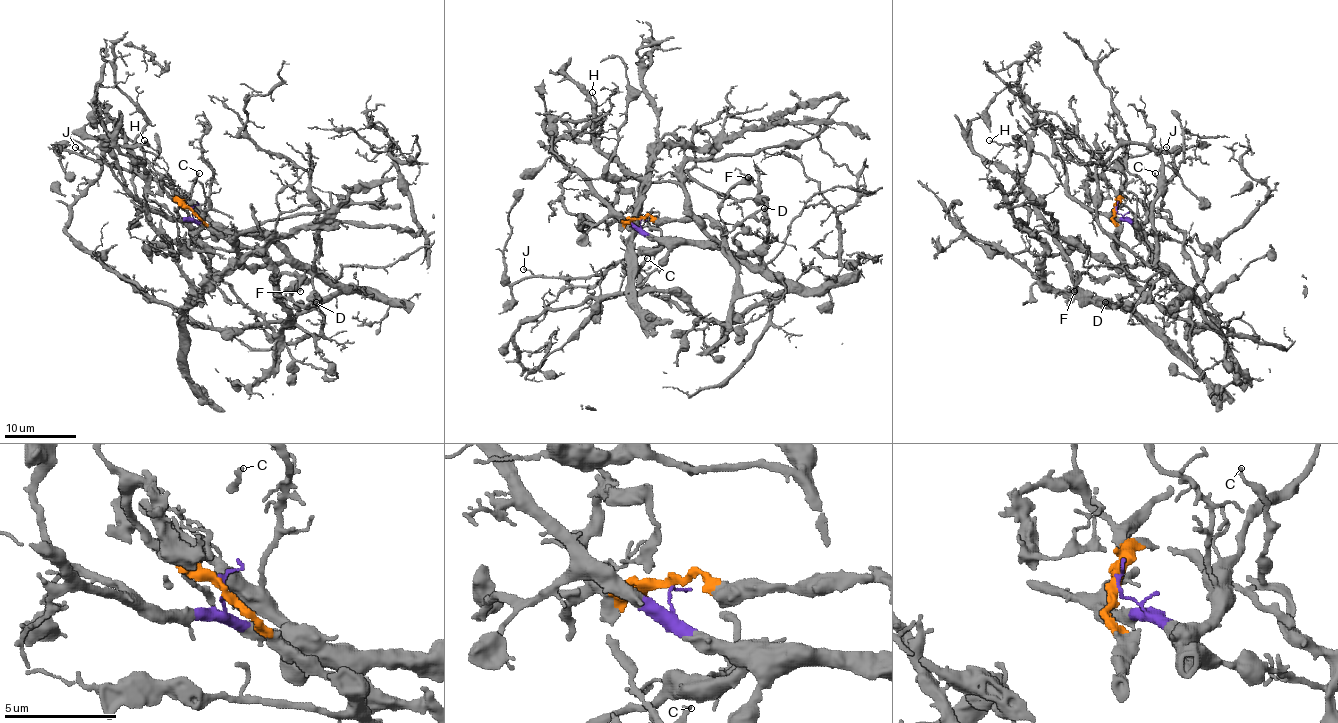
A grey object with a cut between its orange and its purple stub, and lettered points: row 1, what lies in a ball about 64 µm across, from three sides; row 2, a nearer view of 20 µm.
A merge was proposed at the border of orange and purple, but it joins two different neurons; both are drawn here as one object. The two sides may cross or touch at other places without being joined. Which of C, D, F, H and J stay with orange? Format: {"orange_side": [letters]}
{"orange_side": ["C", "D", "F"]}

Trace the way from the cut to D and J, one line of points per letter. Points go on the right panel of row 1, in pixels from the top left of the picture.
D: (1115, 210), (1115, 251), (1135, 290), (1115, 304), (1104, 303)
J: (1115, 210), (1129, 222), (1145, 219), (1154, 194), (1172, 176), (1174, 160), (1165, 147)

